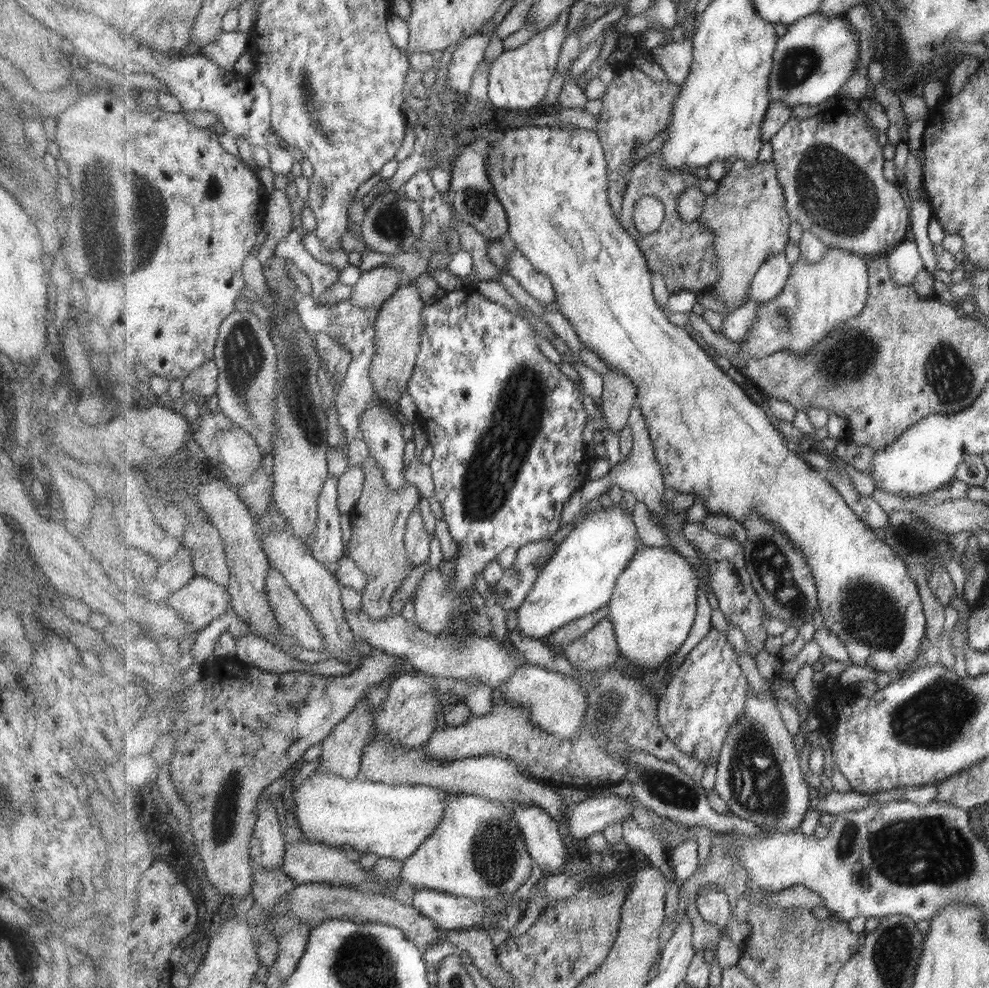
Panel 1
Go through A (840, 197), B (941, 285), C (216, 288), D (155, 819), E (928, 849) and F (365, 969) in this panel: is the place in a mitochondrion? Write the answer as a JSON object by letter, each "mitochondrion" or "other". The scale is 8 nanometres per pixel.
{"A":"mitochondrion","B":"other","C":"other","D":"other","E":"mitochondrion","F":"mitochondrion"}

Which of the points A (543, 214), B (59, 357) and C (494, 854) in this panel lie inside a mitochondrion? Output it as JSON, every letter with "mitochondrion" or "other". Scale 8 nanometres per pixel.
{"A":"other","B":"other","C":"mitochondrion"}

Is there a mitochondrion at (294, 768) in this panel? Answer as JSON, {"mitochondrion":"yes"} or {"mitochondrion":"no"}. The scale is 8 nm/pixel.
{"mitochondrion":"no"}

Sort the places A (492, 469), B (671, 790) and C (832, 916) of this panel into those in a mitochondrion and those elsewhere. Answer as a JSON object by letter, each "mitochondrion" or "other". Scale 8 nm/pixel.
{"A":"mitochondrion","B":"mitochondrion","C":"other"}

